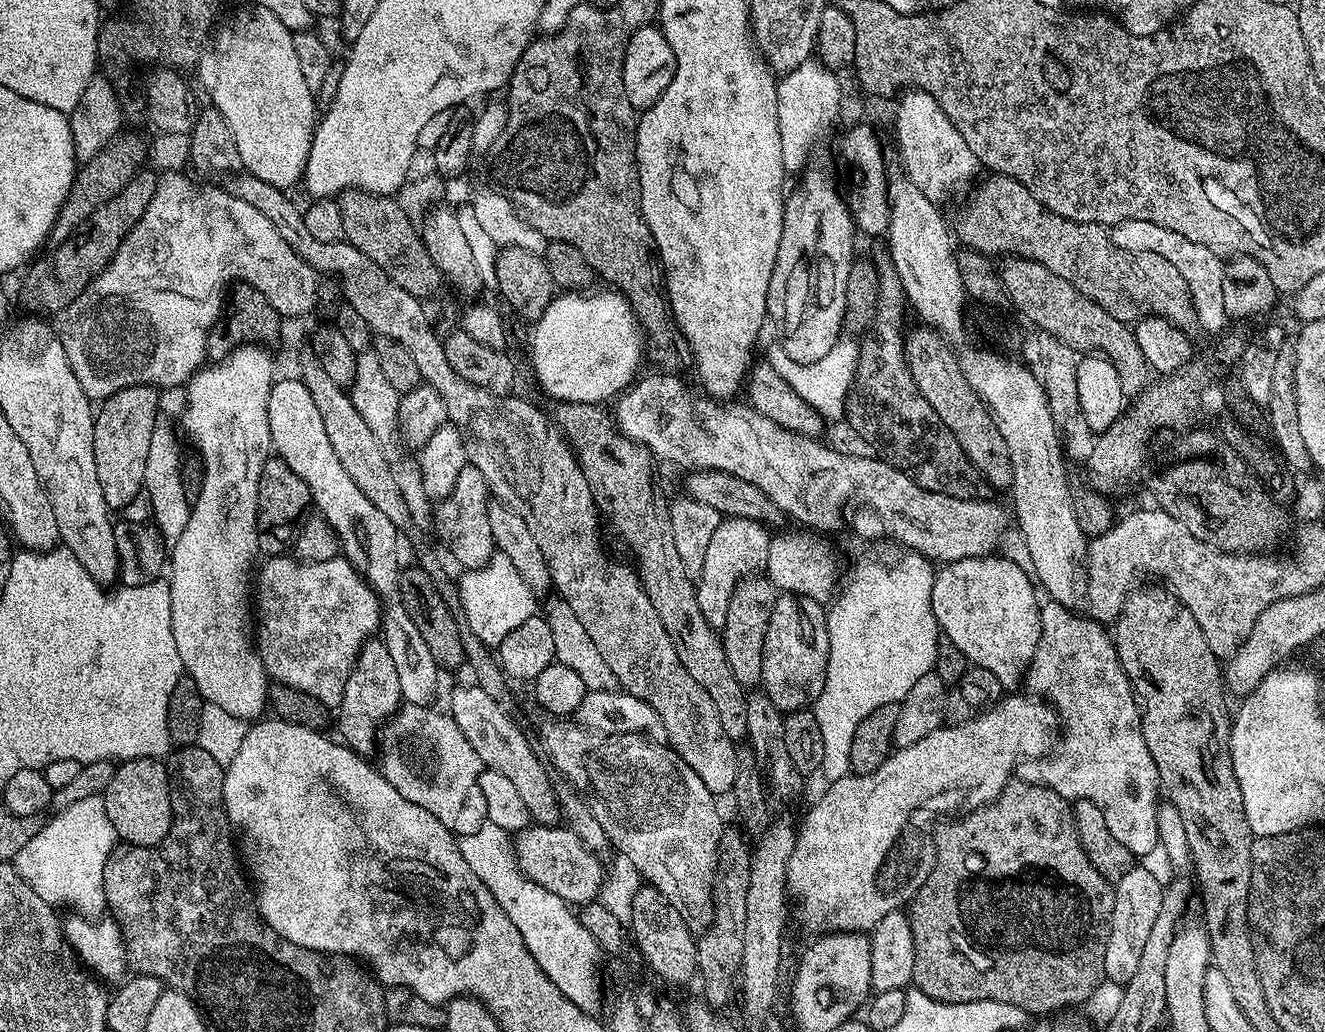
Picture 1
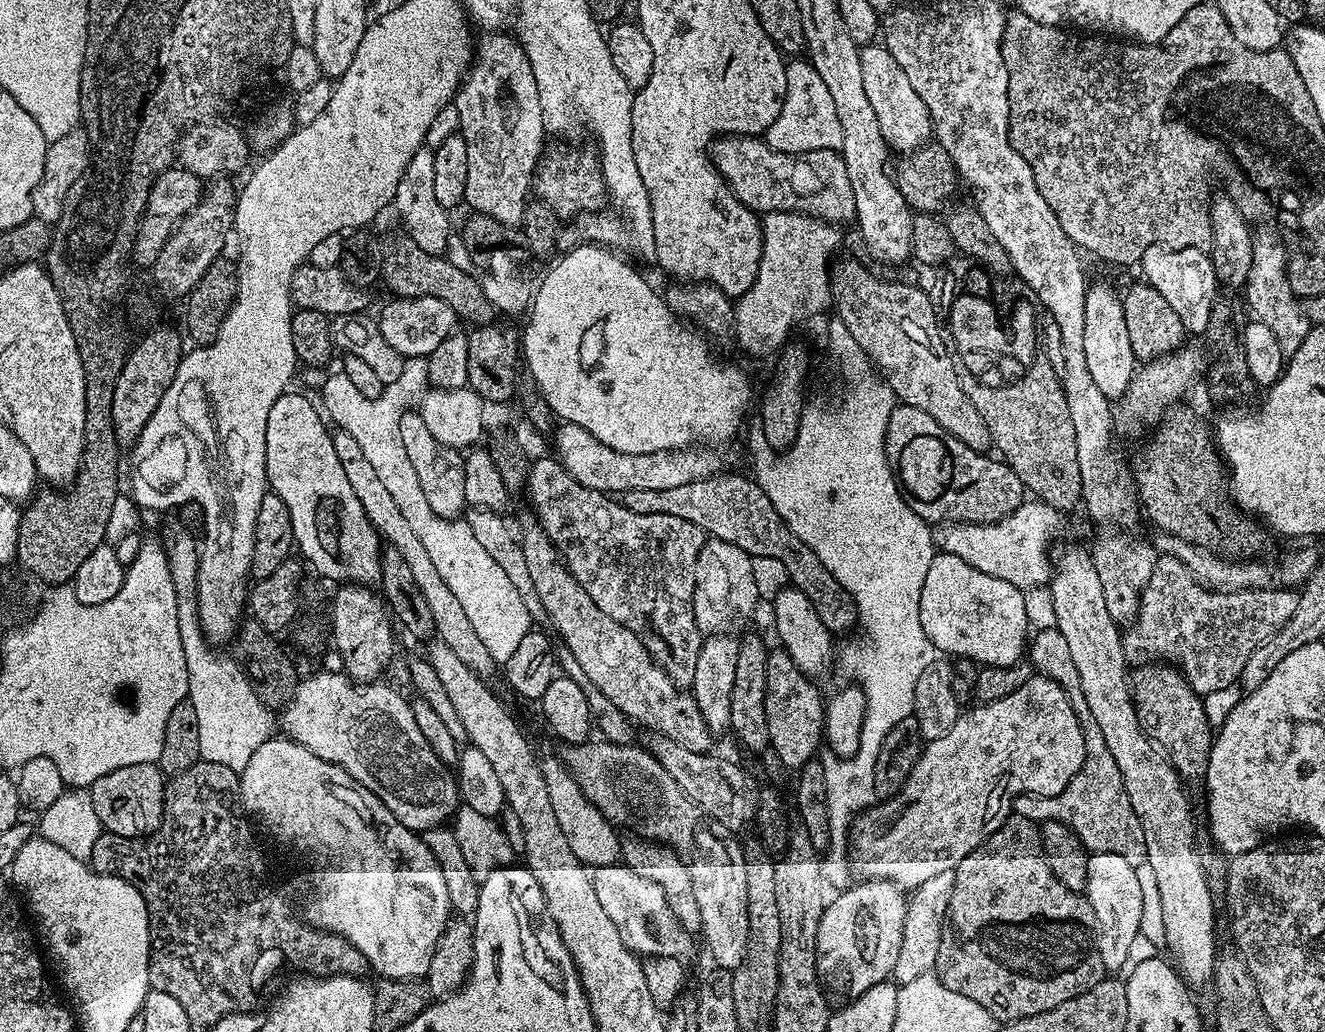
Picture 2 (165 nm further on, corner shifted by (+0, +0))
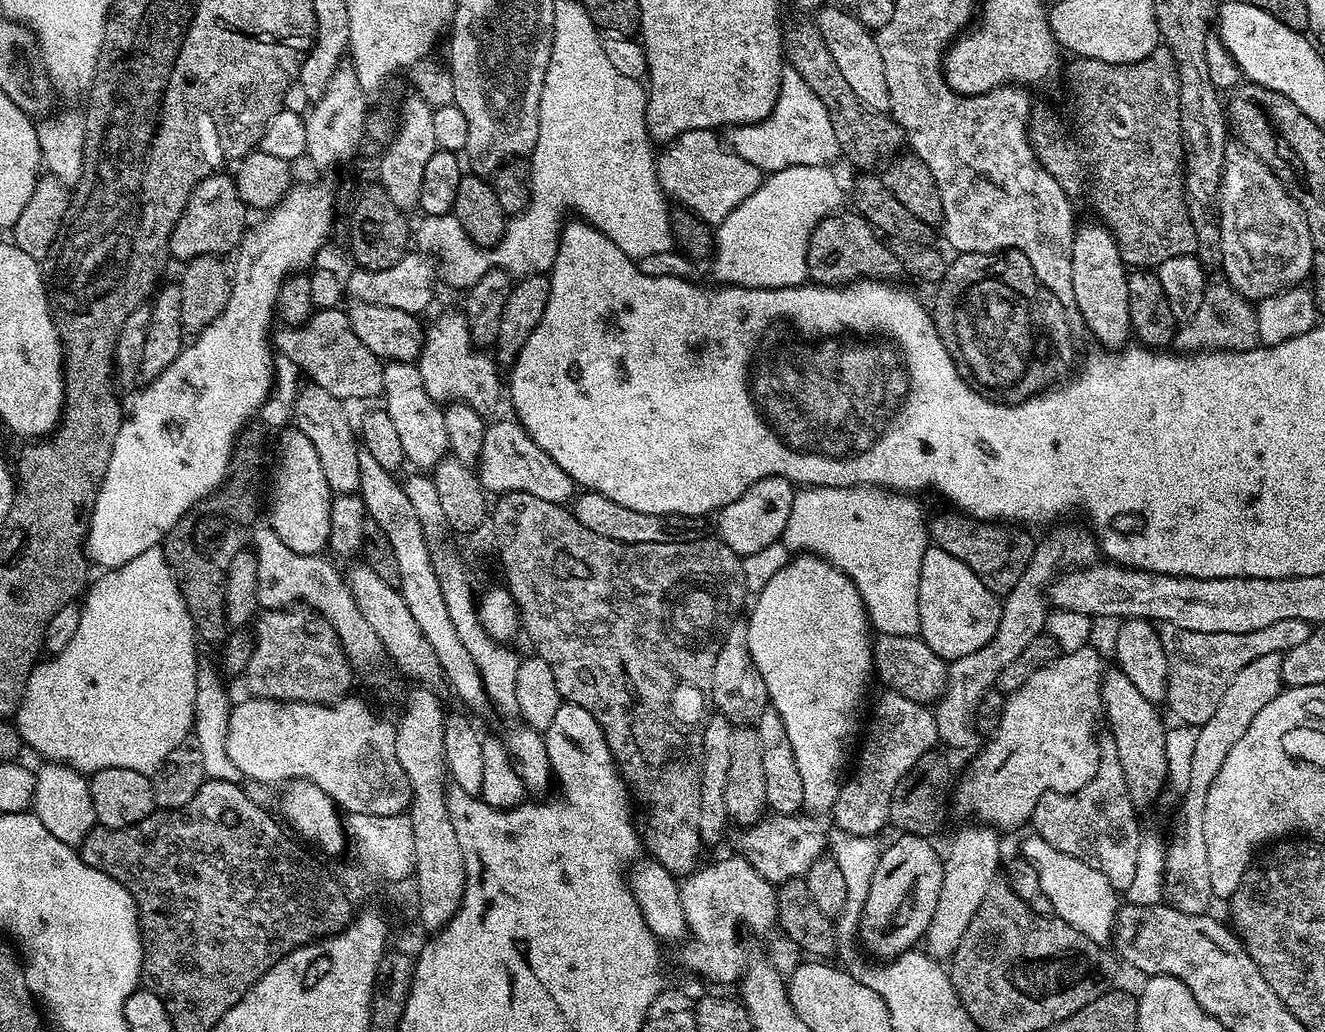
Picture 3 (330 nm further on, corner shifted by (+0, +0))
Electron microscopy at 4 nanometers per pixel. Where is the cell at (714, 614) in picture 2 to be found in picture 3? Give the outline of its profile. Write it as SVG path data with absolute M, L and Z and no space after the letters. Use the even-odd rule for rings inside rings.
M736 622L729 627L722 637L718 658L714 662L714 674L710 685L710 700L719 712L733 725L748 726L759 720L770 701L766 682L754 666L748 649L748 629L743 623Z

